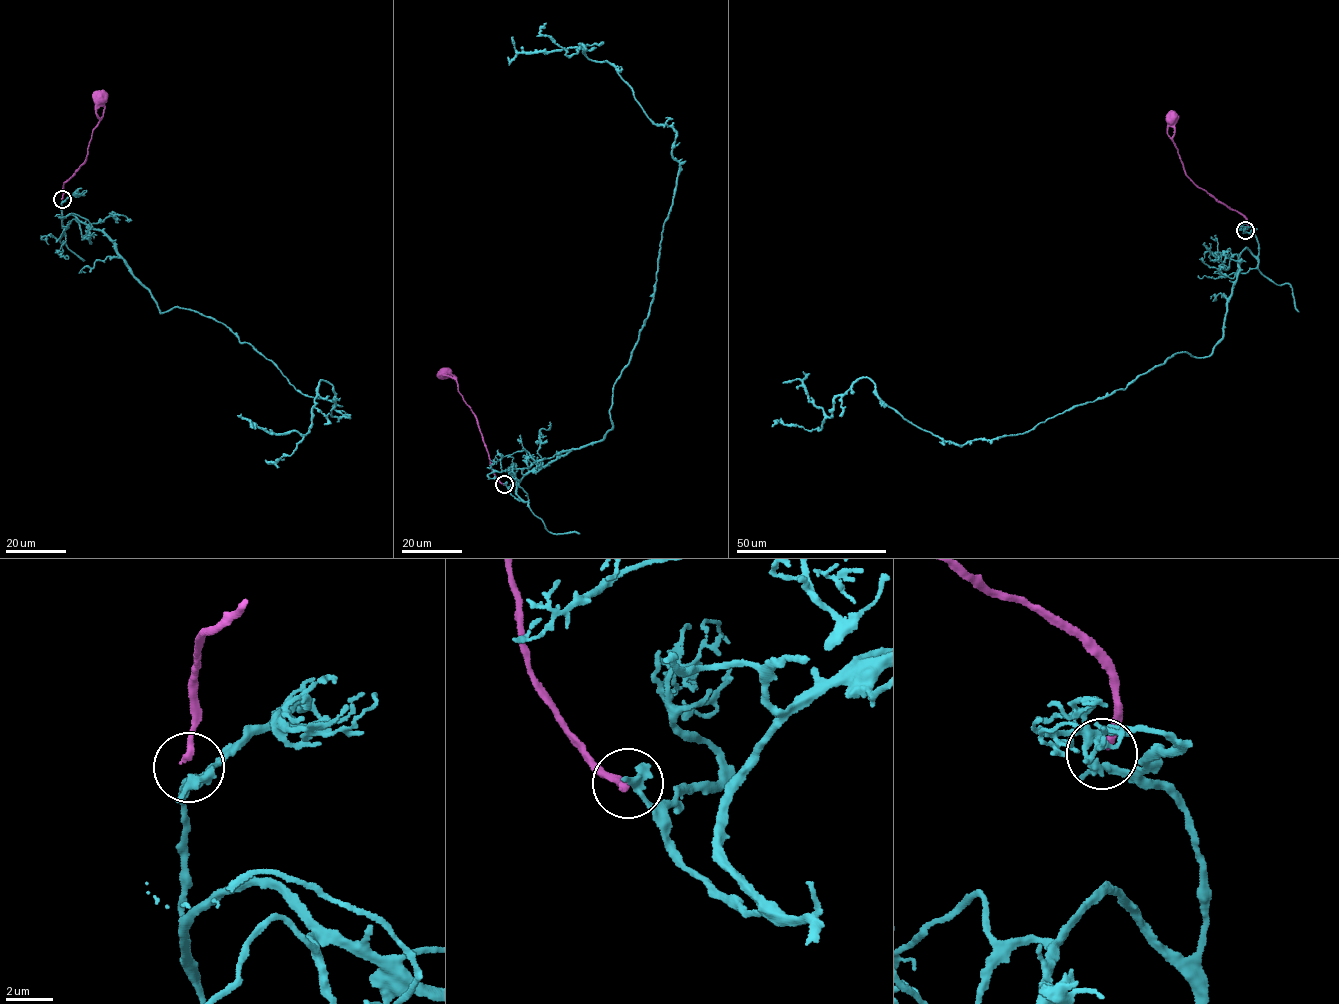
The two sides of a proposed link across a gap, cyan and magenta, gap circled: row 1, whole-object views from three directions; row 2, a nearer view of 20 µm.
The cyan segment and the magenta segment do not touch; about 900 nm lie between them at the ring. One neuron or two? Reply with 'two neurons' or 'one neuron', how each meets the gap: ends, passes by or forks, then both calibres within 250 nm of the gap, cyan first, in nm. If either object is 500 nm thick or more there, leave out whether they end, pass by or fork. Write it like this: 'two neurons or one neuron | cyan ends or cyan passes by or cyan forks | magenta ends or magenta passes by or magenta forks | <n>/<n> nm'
two neurons | cyan passes by | magenta ends | 320/320 nm

